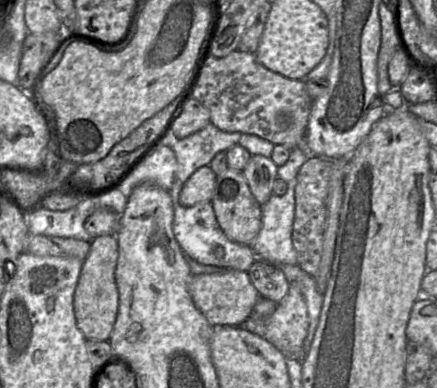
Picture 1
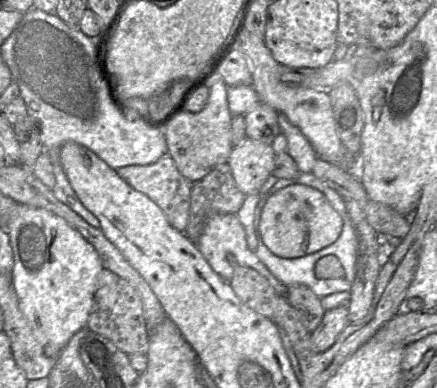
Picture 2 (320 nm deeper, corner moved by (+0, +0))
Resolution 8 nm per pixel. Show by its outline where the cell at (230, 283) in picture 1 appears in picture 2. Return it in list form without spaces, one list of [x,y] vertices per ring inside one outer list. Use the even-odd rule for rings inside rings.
[[[19,205],[19,211],[6,226],[13,252],[11,278],[19,308],[30,323],[46,356],[58,358],[69,340],[86,328],[93,305],[98,274],[103,264],[96,249],[63,218],[48,210]]]

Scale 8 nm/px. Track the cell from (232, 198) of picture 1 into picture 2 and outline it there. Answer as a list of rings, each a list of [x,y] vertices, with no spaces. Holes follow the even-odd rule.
[[[245,136],[227,159],[239,190],[246,196],[258,193],[272,173],[276,156],[271,144]]]

